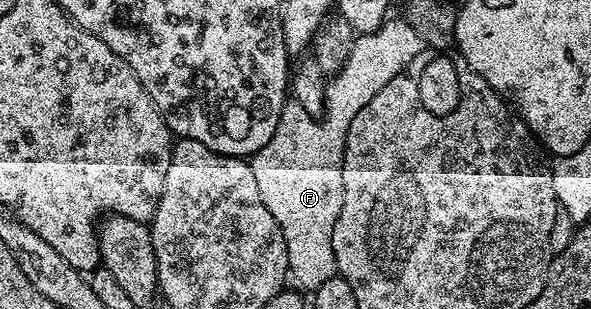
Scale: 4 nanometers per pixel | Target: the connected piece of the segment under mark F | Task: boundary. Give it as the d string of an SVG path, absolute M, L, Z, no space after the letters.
M395 17L388 18L373 33L368 35L360 35L356 38L353 45L353 53L349 53L349 61L345 61L345 65L341 68L329 83L329 119L331 115L331 123L323 119L314 119L309 117L309 113L305 113L305 109L301 109L301 105L297 105L293 101L283 104L281 109L281 117L277 121L277 127L273 133L273 137L264 145L261 150L256 151L250 156L249 162L253 169L253 177L257 180L257 189L261 193L261 201L265 201L265 209L269 209L269 213L273 213L273 217L277 221L277 225L281 229L281 233L285 237L285 245L287 246L287 265L289 275L292 280L296 279L300 283L300 288L308 287L308 292L314 291L321 285L325 285L325 281L329 281L337 274L335 269L335 258L333 257L333 225L337 225L337 217L341 217L341 205L345 197L345 185L343 184L343 150L345 149L345 141L347 140L347 130L353 121L353 117L357 117L357 113L361 113L361 109L365 109L365 105L369 105L369 101L373 101L373 97L377 97L377 93L381 93L381 89L385 89L385 85L389 81L393 81L393 77L397 77L397 73L401 73L409 65L409 61L413 61L413 57L417 57L425 49L423 38L417 33L417 29L413 29L411 23L406 18Z

